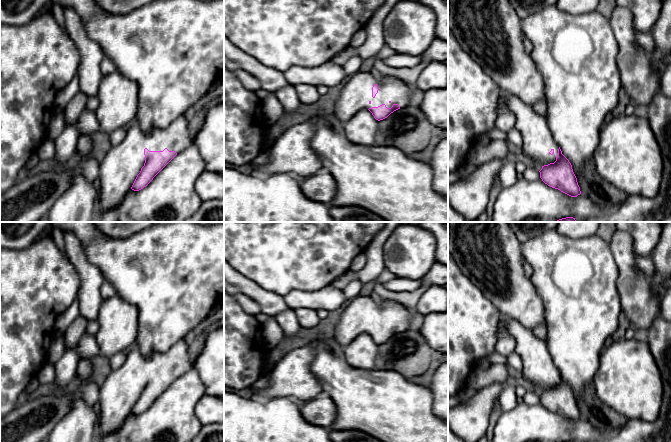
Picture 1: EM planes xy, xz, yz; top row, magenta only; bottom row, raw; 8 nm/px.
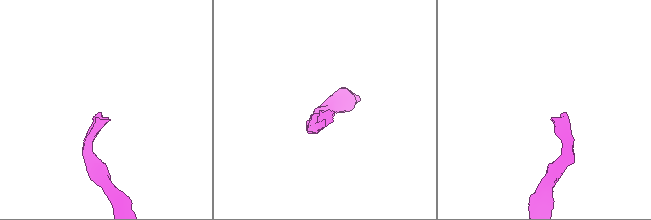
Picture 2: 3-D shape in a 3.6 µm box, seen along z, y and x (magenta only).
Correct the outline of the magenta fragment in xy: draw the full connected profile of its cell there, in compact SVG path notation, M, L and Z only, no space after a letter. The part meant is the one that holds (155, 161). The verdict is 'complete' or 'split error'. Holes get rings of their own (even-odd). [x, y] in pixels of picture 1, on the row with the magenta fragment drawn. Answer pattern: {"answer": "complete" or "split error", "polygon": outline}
{"answer": "split error", "polygon": "M184 115L162 129L143 131L138 123L131 125L124 139L113 146L100 163L97 213L117 207L130 189L139 191L146 187L178 153L192 144L194 140Z"}

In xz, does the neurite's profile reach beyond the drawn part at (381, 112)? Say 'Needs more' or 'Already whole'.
Needs more

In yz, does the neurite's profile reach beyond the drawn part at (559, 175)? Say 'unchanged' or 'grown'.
grown

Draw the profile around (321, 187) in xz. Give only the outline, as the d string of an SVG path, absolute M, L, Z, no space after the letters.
M318 173L300 183L302 193L310 200L330 204L337 192L337 185L329 173Z

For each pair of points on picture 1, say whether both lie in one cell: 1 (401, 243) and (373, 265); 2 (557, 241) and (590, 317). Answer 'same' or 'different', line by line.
1: different
2: same

